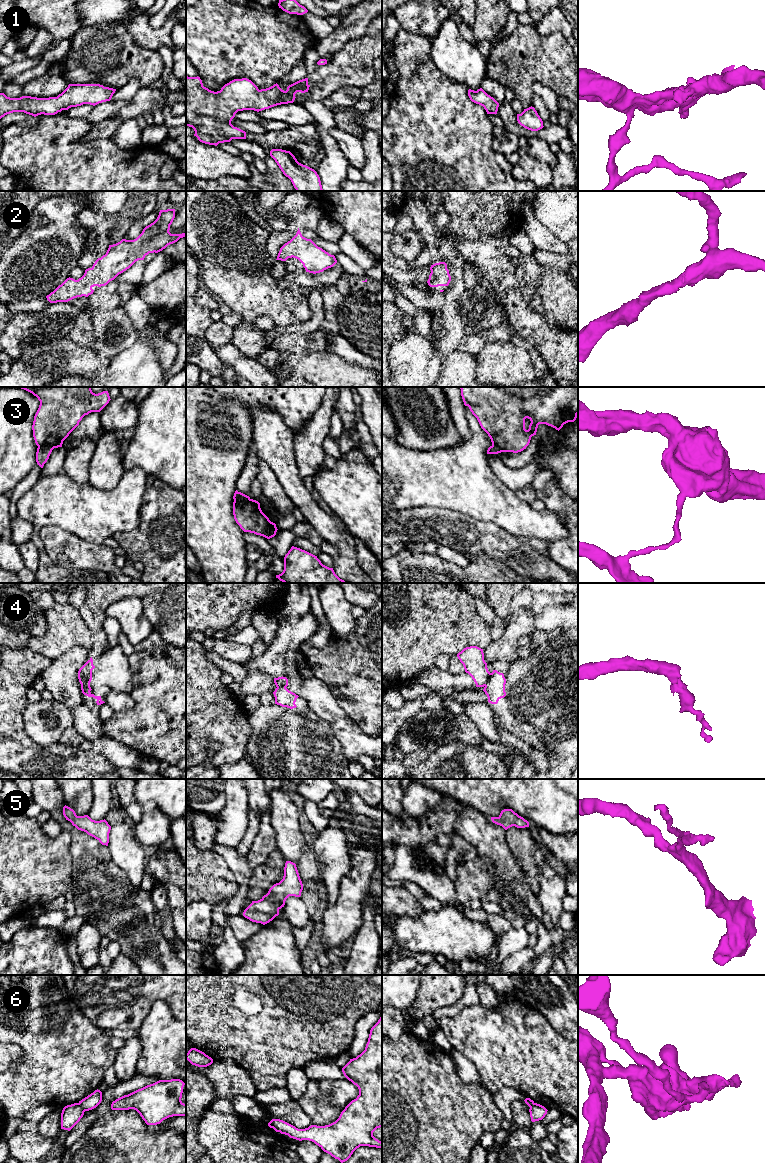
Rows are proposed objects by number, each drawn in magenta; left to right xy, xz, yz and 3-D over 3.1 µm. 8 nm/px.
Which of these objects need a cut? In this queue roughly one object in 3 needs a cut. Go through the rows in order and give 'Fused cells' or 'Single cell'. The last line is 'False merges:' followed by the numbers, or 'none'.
1: Single cell
2: Single cell
3: Fused cells
4: Fused cells
5: Single cell
6: Fused cells
False merges: 3, 4, 6

